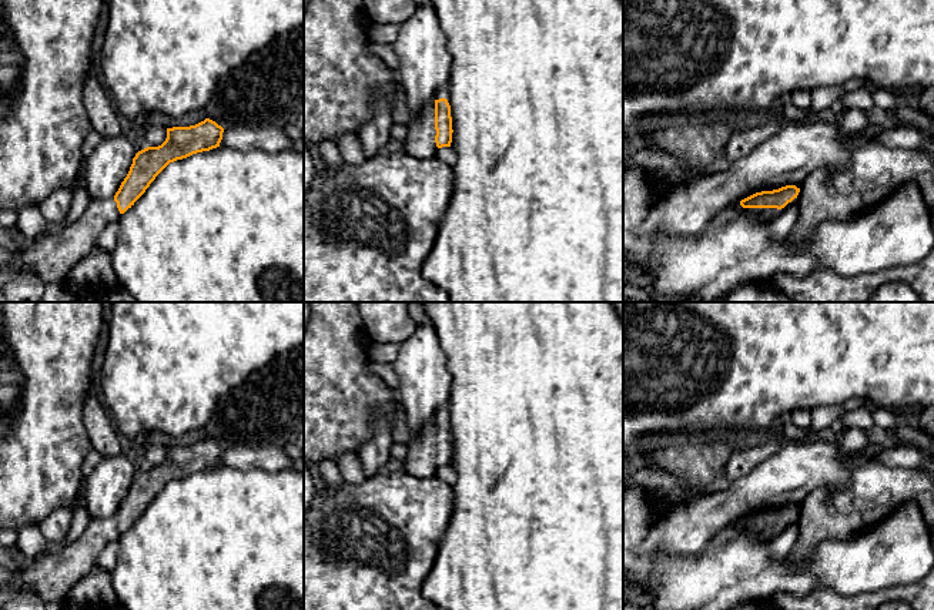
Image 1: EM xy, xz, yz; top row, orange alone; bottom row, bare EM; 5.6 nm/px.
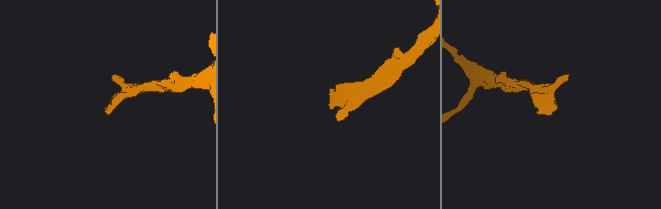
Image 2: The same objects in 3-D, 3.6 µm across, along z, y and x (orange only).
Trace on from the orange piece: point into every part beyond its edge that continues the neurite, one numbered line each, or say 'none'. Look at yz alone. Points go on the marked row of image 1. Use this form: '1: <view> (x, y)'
1: yz (759, 214)

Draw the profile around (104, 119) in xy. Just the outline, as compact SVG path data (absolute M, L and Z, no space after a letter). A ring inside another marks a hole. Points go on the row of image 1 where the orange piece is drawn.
M93 60L88 67L83 98L93 130L103 138L117 137L125 130L125 124L120 118L113 98L107 95L106 86L97 77Z

